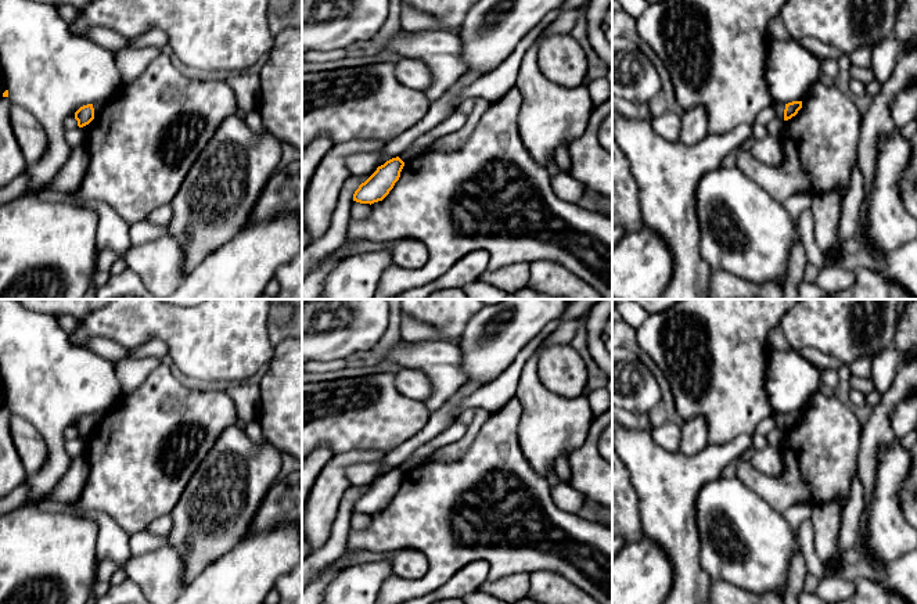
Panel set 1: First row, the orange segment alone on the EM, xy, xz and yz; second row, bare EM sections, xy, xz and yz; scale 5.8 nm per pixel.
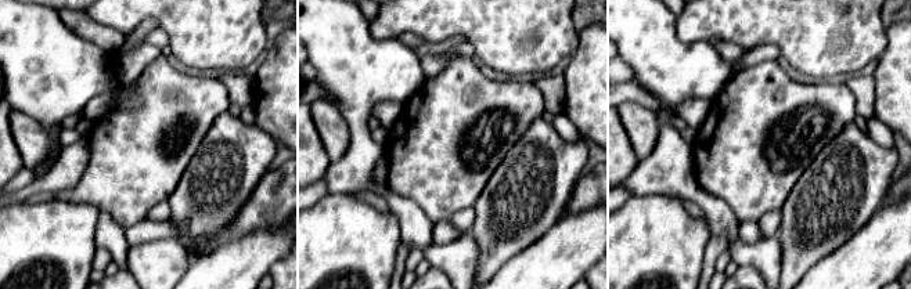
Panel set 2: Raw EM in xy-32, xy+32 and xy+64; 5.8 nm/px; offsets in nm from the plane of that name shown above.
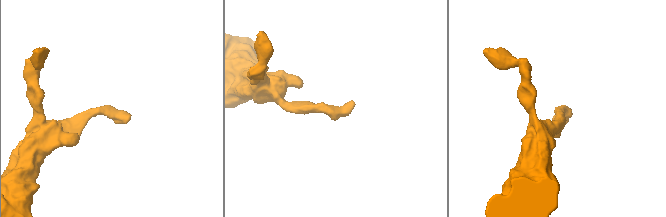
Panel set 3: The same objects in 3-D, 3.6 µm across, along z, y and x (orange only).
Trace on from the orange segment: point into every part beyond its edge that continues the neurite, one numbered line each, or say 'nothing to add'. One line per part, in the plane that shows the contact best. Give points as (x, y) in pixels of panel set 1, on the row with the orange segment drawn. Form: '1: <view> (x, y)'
nothing to add

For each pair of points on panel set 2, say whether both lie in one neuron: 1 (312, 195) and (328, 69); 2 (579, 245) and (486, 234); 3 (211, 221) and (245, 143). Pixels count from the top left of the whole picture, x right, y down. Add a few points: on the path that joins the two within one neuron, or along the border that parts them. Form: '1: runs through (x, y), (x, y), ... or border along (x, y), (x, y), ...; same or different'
1: border along (321, 179), (327, 192); different
2: border along (561, 217), (511, 259); different
3: runs through (211, 202), (211, 192), (220, 181), (230, 162); same

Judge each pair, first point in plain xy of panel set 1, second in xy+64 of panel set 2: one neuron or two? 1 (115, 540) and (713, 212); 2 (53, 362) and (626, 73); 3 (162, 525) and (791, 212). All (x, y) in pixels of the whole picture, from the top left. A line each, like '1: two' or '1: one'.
1: one
2: two
3: two

